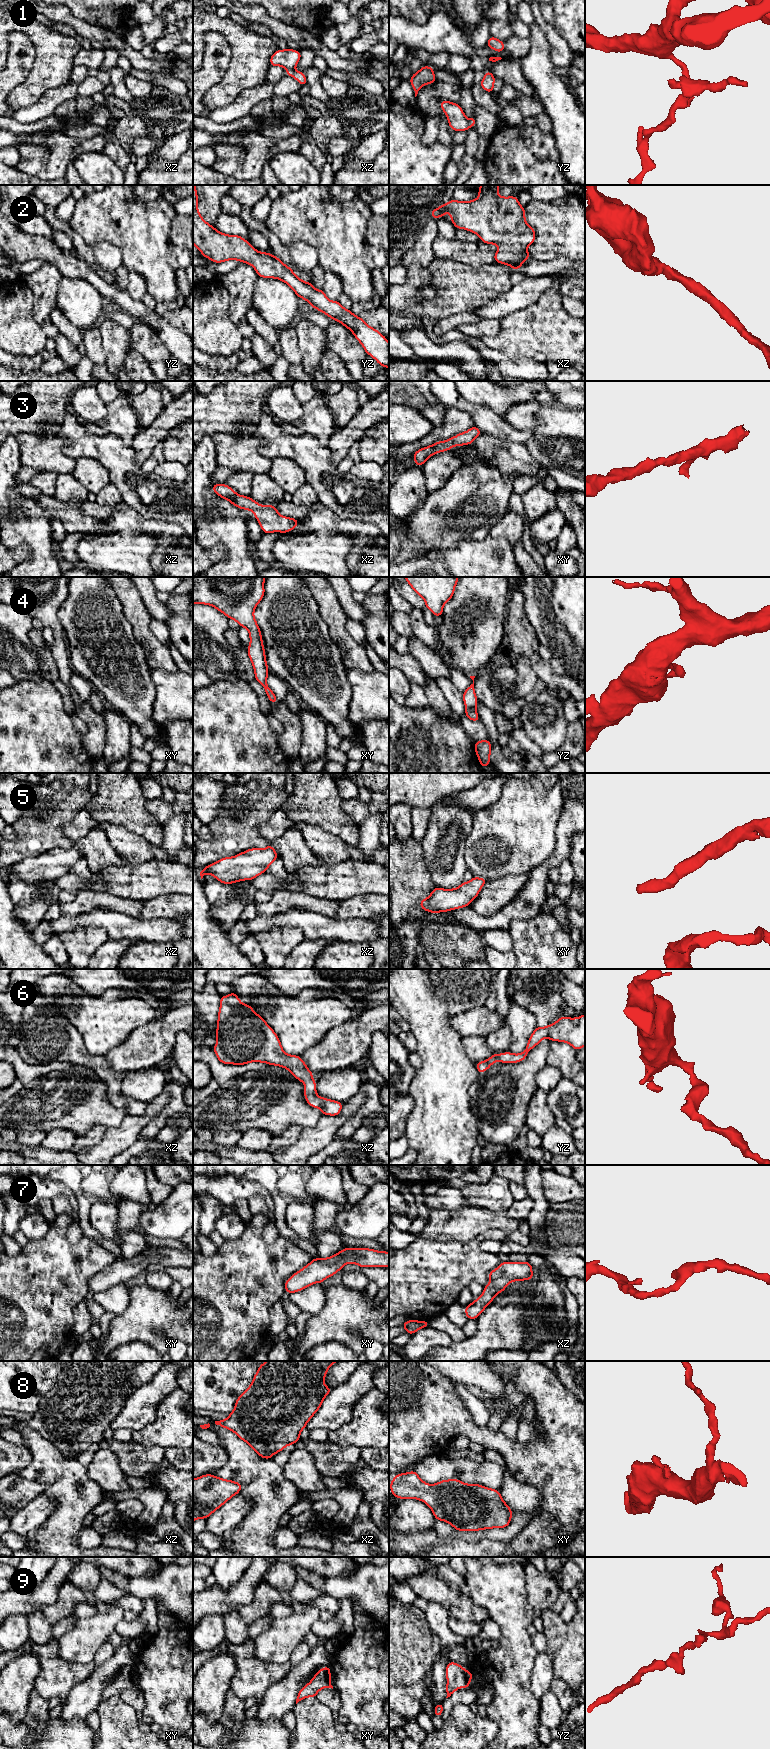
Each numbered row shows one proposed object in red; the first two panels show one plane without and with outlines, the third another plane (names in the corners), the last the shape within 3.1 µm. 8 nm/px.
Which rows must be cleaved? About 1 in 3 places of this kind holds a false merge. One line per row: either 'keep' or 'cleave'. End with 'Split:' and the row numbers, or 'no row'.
1: cleave
2: keep
3: keep
4: keep
5: keep
6: keep
7: keep
8: keep
9: keep
Split: 1

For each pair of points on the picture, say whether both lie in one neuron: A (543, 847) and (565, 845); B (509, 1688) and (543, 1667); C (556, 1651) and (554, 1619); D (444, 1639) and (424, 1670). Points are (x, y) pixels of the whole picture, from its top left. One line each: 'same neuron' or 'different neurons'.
A: different neurons
B: different neurons
C: same neuron
D: different neurons

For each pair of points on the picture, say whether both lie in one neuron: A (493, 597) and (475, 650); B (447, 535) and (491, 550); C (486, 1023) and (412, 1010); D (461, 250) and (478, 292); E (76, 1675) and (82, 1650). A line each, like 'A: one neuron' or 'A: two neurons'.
A: one neuron
B: two neurons
C: two neurons
D: two neurons
E: two neurons

